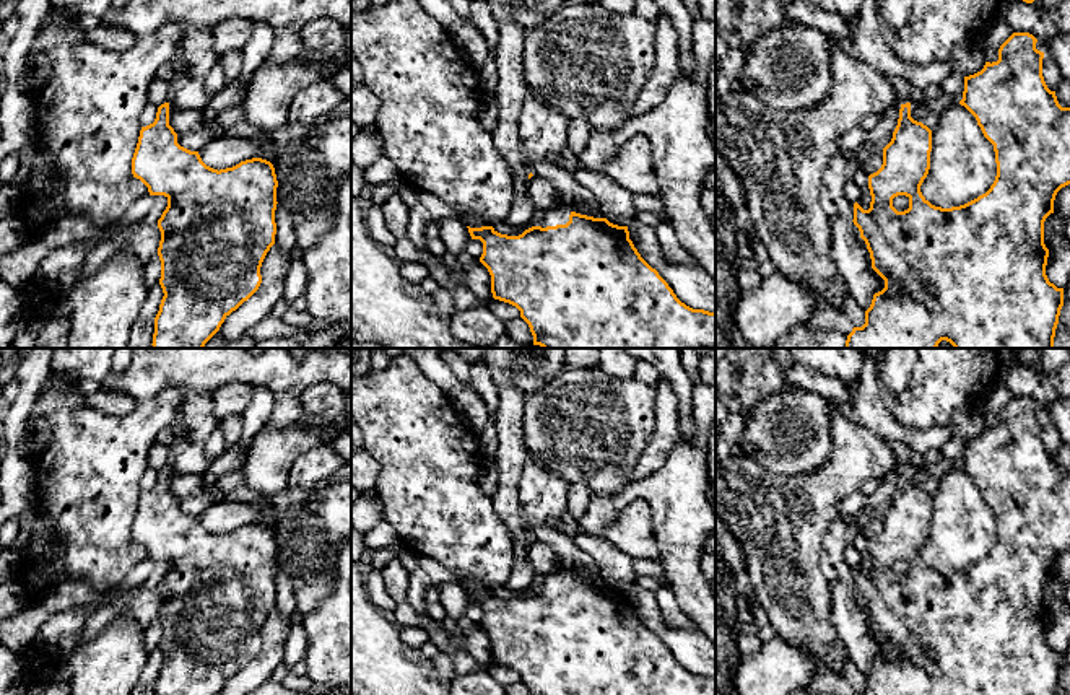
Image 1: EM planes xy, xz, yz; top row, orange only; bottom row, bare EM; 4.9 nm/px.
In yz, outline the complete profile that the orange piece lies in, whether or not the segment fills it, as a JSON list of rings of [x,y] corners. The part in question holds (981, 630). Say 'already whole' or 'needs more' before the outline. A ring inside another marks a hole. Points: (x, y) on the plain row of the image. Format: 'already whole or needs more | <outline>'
already whole | [[[1013,397],[998,413],[997,426],[985,426],[984,433],[974,439],[964,441],[963,464],[959,466],[977,485],[984,501],[994,509],[997,540],[990,553],[977,563],[951,573],[932,570],[920,557],[920,550],[930,534],[932,495],[911,482],[911,467],[901,469],[898,490],[891,506],[883,513],[881,532],[868,540],[872,560],[870,573],[863,575],[854,568],[854,589],[860,596],[872,623],[872,633],[885,645],[885,653],[873,659],[870,672],[865,675],[865,688],[852,695],[1055,695],[1060,674],[1063,671],[1063,653],[1057,653],[1046,640],[1049,614],[1044,609],[1044,586],[1054,578],[1057,557],[1070,549],[1070,472],[1062,472],[1055,456],[1050,456],[1042,441],[1044,417],[1036,413],[1037,404],[1029,397]],[[906,560],[909,573],[898,576],[893,563]]]

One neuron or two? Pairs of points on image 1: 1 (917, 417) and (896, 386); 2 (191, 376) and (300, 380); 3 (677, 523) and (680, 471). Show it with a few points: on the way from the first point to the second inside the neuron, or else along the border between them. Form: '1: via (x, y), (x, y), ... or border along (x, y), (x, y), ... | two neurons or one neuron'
1: border along (917, 365), (911, 376), (911, 384), (898, 397) | two neurons
2: via (218, 370), (272, 370) | one neuron
3: via (680, 510), (680, 484) | one neuron

